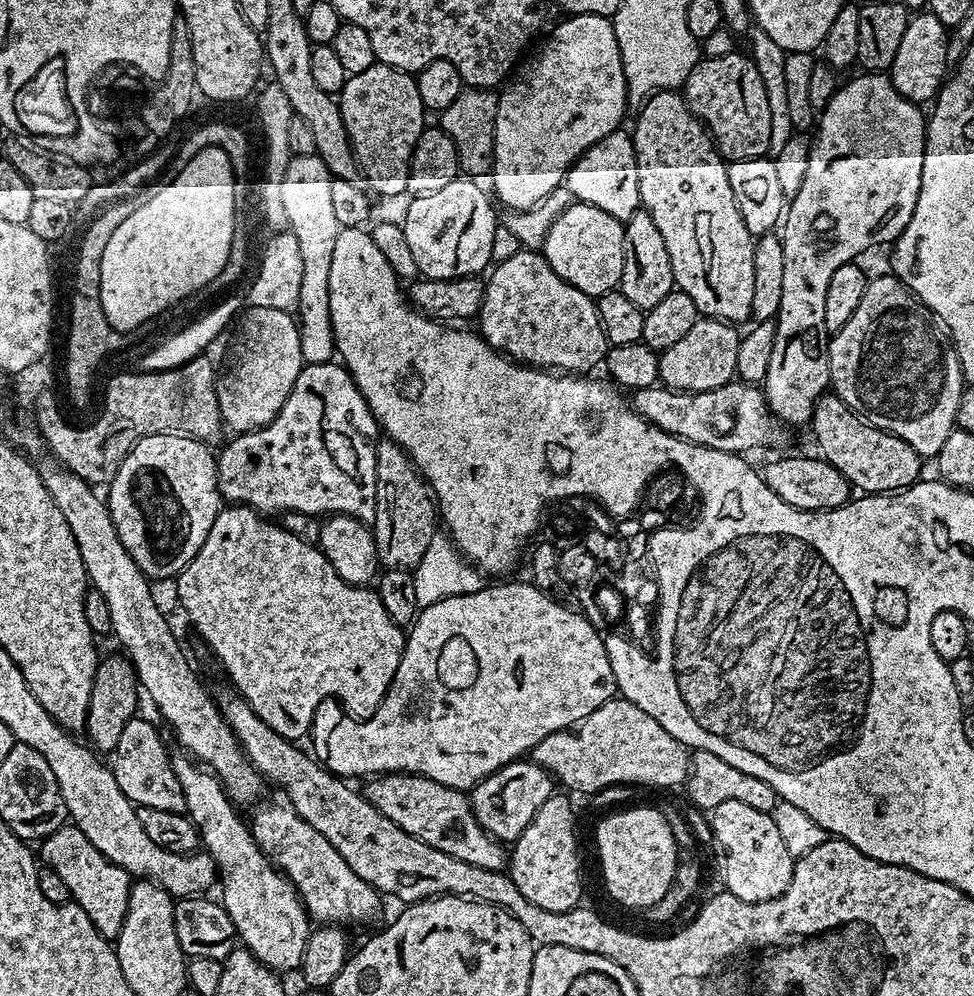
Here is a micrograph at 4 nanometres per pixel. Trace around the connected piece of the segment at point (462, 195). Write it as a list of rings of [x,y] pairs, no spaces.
[[[458,178],[435,194],[409,199],[402,227],[423,279],[457,280],[463,276],[480,276],[483,268],[487,269],[493,263],[498,208],[493,197],[488,197],[476,184],[479,183],[475,179]]]

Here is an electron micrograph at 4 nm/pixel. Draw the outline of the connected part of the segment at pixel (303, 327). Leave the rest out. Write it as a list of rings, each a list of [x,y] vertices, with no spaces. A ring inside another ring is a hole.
[[[317,155],[291,157],[282,175],[278,191],[291,231],[301,247],[302,283],[299,295],[298,323],[302,354],[307,364],[326,364],[335,355],[335,336],[330,316],[329,276],[334,245],[341,227],[332,201],[334,180],[325,163]]]

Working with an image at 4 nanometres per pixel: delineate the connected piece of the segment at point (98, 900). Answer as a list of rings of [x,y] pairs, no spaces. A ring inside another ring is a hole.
[[[75,826],[59,828],[54,834],[44,837],[39,848],[39,859],[52,868],[54,874],[62,878],[62,882],[66,882],[71,903],[86,910],[90,922],[94,922],[100,935],[105,936],[110,942],[115,941],[128,913],[128,899],[132,889],[128,872],[107,860],[98,850],[98,846],[94,846],[94,842],[90,842],[90,838],[86,838],[86,834],[82,834],[82,830]]]

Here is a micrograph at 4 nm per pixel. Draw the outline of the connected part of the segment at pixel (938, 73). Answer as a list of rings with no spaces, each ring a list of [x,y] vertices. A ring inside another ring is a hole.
[[[920,10],[909,19],[906,34],[898,45],[898,54],[890,69],[892,84],[907,100],[917,102],[931,101],[940,91],[949,71],[948,37],[949,29],[933,12]],[[945,71],[945,72],[944,72]]]

